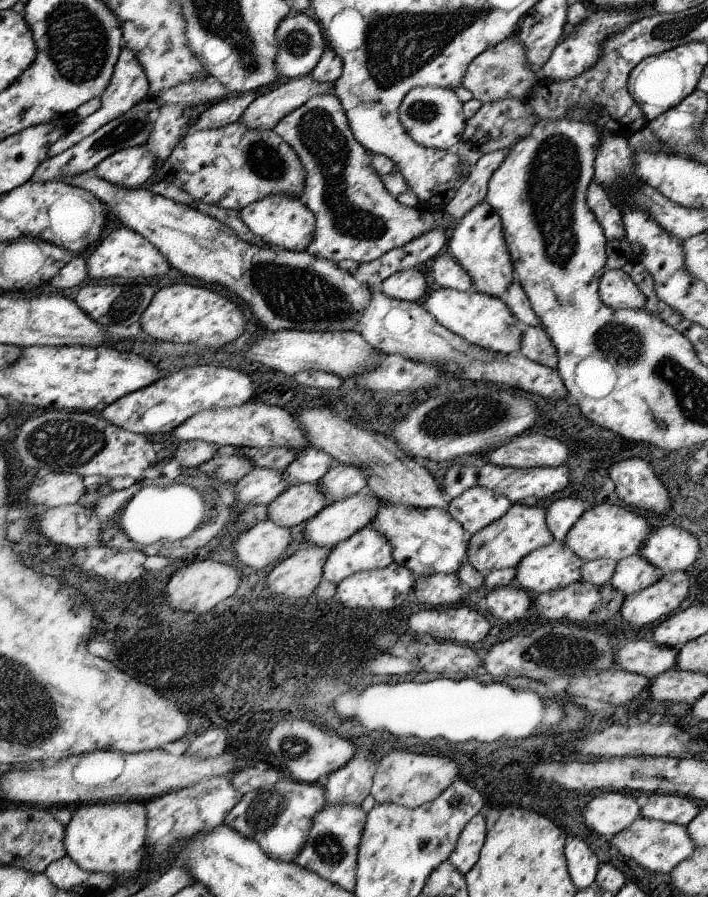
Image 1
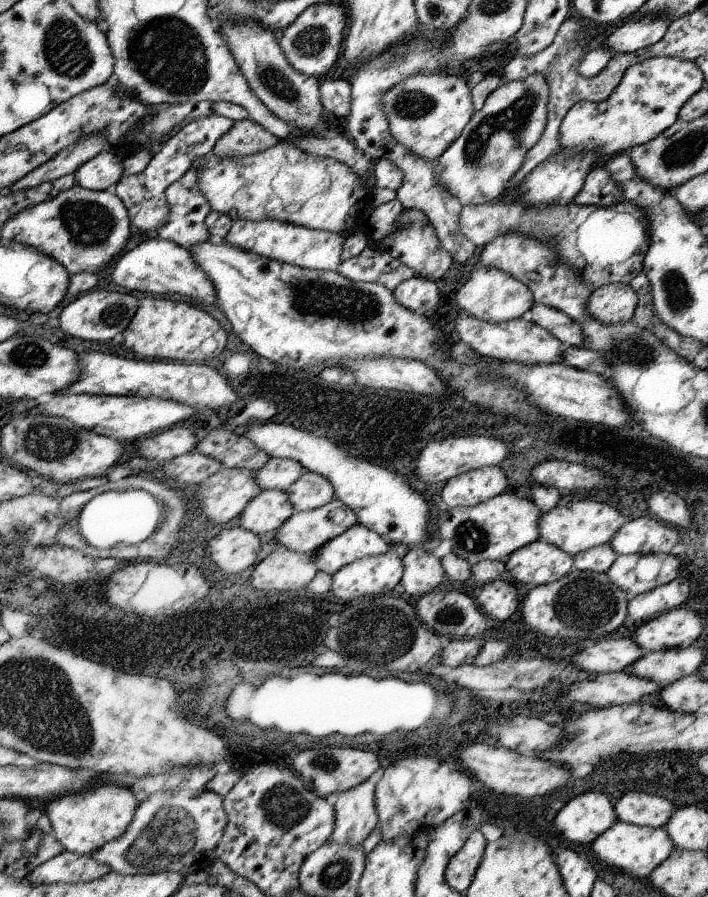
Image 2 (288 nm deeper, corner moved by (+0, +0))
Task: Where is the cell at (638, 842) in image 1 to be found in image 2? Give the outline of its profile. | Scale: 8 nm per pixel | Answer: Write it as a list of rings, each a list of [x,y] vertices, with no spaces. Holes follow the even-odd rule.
[[[615,822],[609,830],[605,830],[601,836],[597,836],[591,850],[611,870],[631,872],[637,878],[647,878],[673,852],[673,846],[675,844],[667,836],[665,828],[653,828],[653,826],[651,828],[641,828],[641,826],[635,826],[635,824]]]

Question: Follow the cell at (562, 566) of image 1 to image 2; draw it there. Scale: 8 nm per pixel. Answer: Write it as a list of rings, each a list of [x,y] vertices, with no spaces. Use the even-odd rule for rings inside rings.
[[[535,540],[515,552],[509,554],[507,562],[505,562],[505,578],[515,582],[515,584],[529,584],[531,588],[543,586],[543,584],[551,584],[555,580],[561,580],[561,576],[573,572],[573,558],[565,552],[561,552],[559,548],[555,548],[553,544]]]

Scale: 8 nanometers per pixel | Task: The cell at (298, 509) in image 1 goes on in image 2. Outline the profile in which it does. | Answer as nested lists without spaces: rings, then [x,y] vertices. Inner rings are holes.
[[[263,490],[245,504],[239,516],[239,528],[261,536],[265,532],[277,530],[293,514],[295,512],[287,500],[287,492]]]

